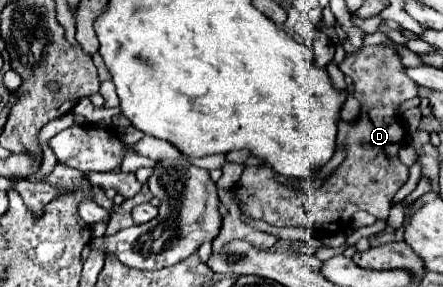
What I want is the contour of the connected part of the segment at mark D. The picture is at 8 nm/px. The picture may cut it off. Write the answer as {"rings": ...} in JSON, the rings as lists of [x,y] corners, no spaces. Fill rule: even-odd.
{"rings":[[[389,45],[361,47],[355,53],[345,55],[339,69],[355,81],[353,97],[361,103],[357,121],[339,121],[337,145],[347,145],[347,159],[317,193],[297,193],[295,189],[275,181],[275,173],[267,165],[245,169],[231,193],[237,199],[241,213],[249,219],[261,219],[275,227],[329,223],[329,231],[343,231],[349,227],[351,215],[359,209],[369,211],[377,219],[387,219],[395,193],[409,177],[409,169],[399,161],[399,149],[401,143],[405,143],[405,129],[401,119],[397,119],[397,107],[405,99],[417,95],[417,85],[403,73],[405,67],[401,65],[395,49]]]}

